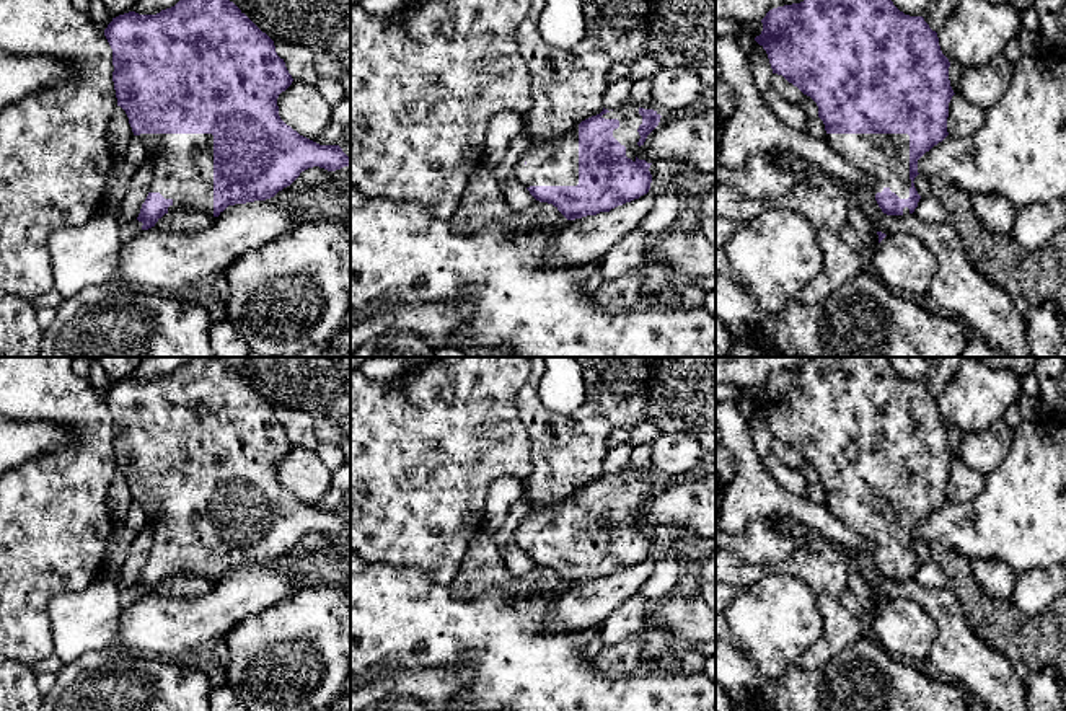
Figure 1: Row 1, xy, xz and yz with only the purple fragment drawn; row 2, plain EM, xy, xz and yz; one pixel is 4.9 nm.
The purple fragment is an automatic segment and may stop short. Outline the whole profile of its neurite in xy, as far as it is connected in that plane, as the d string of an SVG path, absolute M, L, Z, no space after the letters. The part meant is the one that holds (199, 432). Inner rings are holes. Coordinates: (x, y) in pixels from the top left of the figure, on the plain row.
M192 357L156 380L119 380L108 390L104 401L112 414L117 471L126 476L153 535L150 558L137 582L143 589L142 595L184 572L218 582L228 571L274 563L308 533L336 537L350 530L350 522L339 510L319 510L280 484L277 463L293 444L277 421L274 406L222 357Z

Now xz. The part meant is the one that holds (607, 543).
M631 468L616 475L605 475L582 486L562 502L531 510L517 527L515 541L540 566L553 569L567 585L610 577L611 574L647 559L652 548L649 537L652 528L637 523L639 512L659 491L660 479L654 475L637 473Z

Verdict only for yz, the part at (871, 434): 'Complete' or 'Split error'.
Split error

